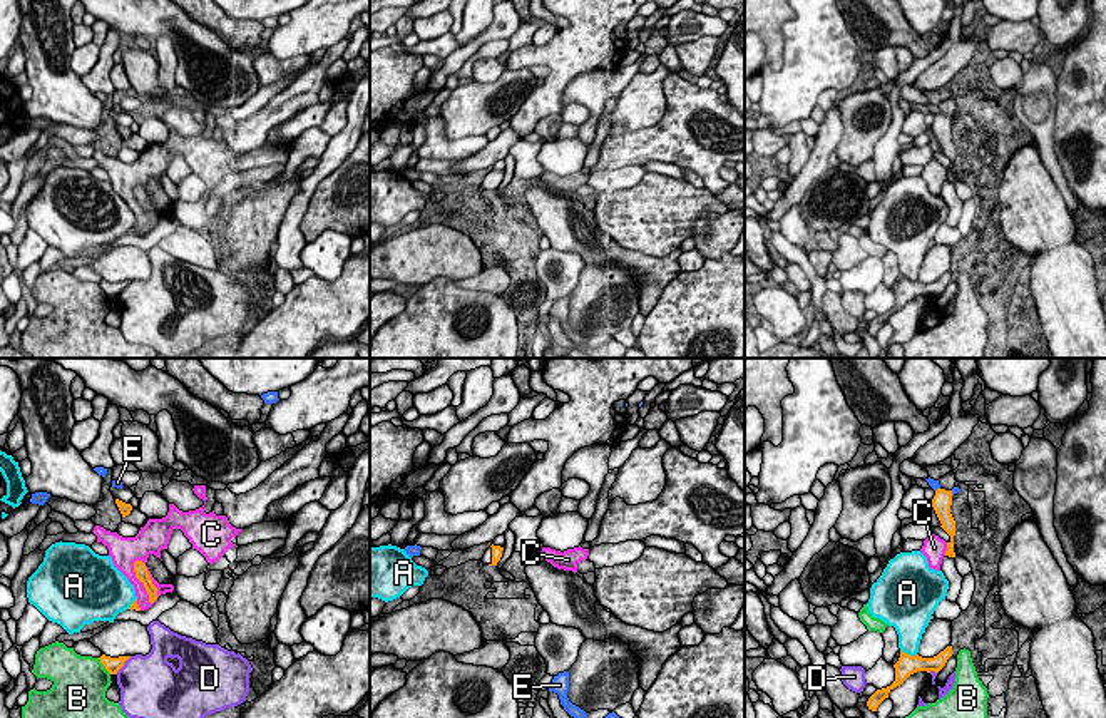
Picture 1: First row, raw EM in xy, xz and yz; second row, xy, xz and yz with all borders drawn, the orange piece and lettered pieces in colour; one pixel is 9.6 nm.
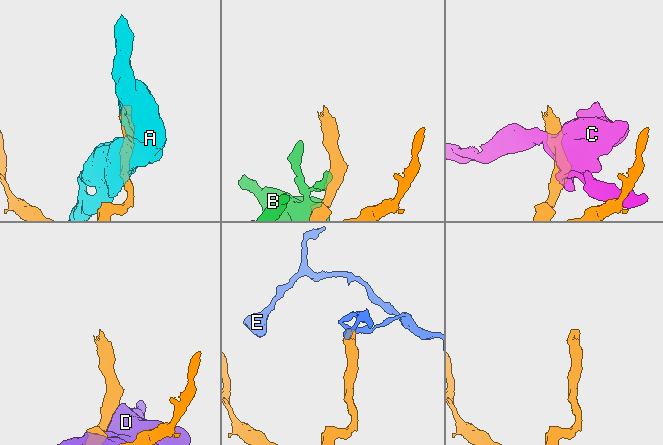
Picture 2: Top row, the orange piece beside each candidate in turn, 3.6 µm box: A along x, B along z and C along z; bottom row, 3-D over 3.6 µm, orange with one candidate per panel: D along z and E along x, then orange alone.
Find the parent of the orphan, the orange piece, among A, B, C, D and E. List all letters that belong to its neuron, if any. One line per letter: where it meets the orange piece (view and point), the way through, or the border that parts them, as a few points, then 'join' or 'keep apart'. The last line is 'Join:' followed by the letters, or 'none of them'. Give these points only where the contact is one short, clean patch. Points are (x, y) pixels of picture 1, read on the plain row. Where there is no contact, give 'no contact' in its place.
A: yz (909, 280) | keep apart
B: xy (104, 292) | keep apart
C: xy (141, 206) | keep apart
D: xy (122, 290) | keep apart
E: yz (937, 114) | along yz (939, 112), (936, 116) | keep apart
Join: none of them

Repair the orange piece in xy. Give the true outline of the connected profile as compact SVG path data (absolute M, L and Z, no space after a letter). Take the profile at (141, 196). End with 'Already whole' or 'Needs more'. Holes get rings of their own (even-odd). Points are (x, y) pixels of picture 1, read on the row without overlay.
M136 186L134 197L136 197L136 203L144 209L149 219L149 228L152 229L157 224L157 213L152 209L152 204L149 201L146 189L142 186Z. Already whole

